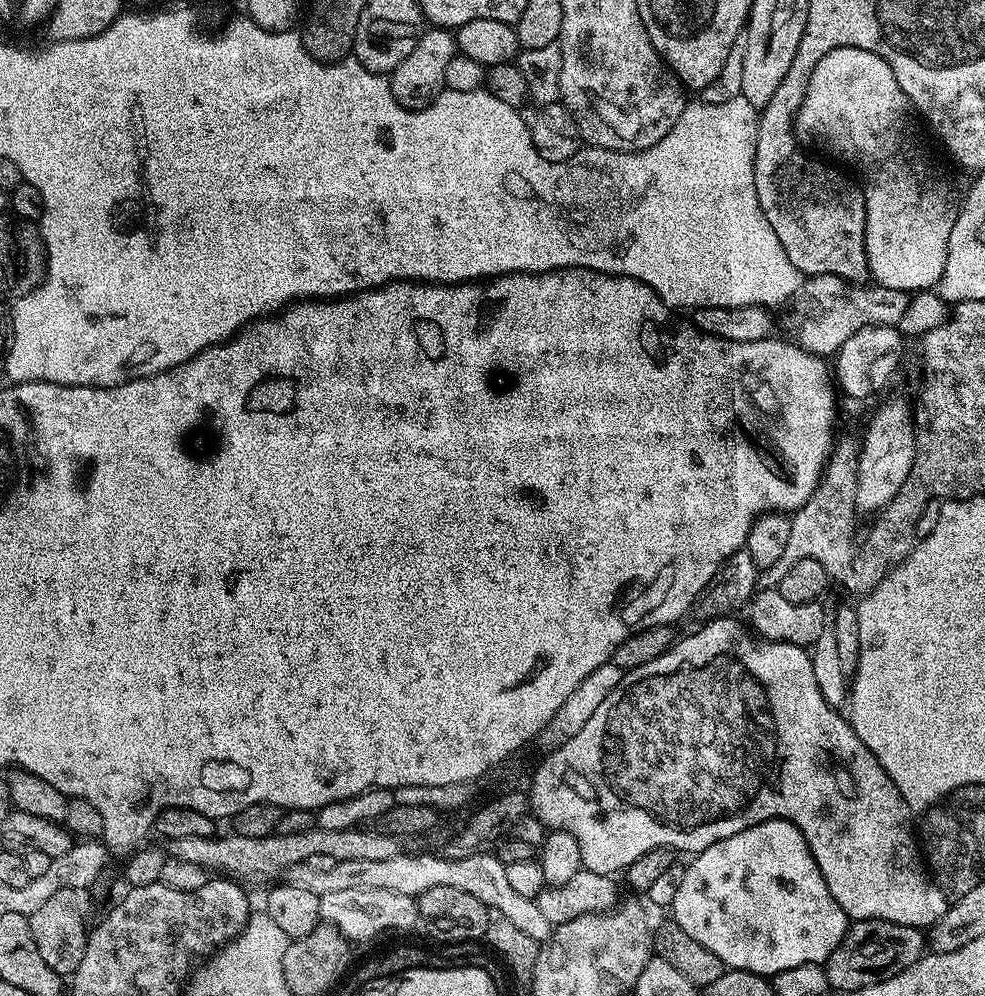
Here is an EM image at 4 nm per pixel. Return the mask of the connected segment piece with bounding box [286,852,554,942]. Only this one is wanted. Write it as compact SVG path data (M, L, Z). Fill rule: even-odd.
M420 852L417 856L401 854L394 858L364 859L361 861L338 860L337 865L329 871L312 870L306 864L295 864L289 868L286 876L294 886L302 886L315 896L330 894L330 890L354 890L369 888L370 890L394 890L394 894L406 894L413 898L420 897L426 890L434 890L434 886L454 886L454 890L466 890L466 894L474 894L487 908L499 910L506 914L514 925L530 934L531 938L543 942L552 935L554 925L546 922L542 910L538 910L535 900L517 894L506 879L503 862L494 854L478 854L470 858L450 858L443 854L431 856L428 852Z

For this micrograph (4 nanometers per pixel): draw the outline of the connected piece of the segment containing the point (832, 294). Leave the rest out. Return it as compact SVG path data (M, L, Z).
M810 276L803 281L798 300L804 303L808 316L800 312L796 316L795 343L816 356L835 357L846 338L858 334L868 326L896 326L909 304L909 293L884 288L873 283L872 288L846 282L840 276Z

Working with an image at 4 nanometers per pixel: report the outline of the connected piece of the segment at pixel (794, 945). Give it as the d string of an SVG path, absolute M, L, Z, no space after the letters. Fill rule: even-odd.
M767 820L758 826L750 826L730 838L722 838L718 842L706 846L706 850L695 853L691 860L692 865L687 865L684 868L682 886L678 886L678 894L674 894L674 902L670 909L671 919L678 926L682 926L682 930L686 930L686 934L690 934L690 938L702 942L702 946L706 946L706 950L711 950L716 957L722 958L725 969L746 970L759 976L771 978L782 970L790 970L794 966L823 964L830 958L830 954L834 954L834 950L838 950L842 938L849 930L848 915L842 910L842 906L838 906L838 902L834 900L834 894L830 894L826 878L822 874L822 870L818 870L818 862L806 842L806 838L798 830L798 826L794 826L788 820Z

